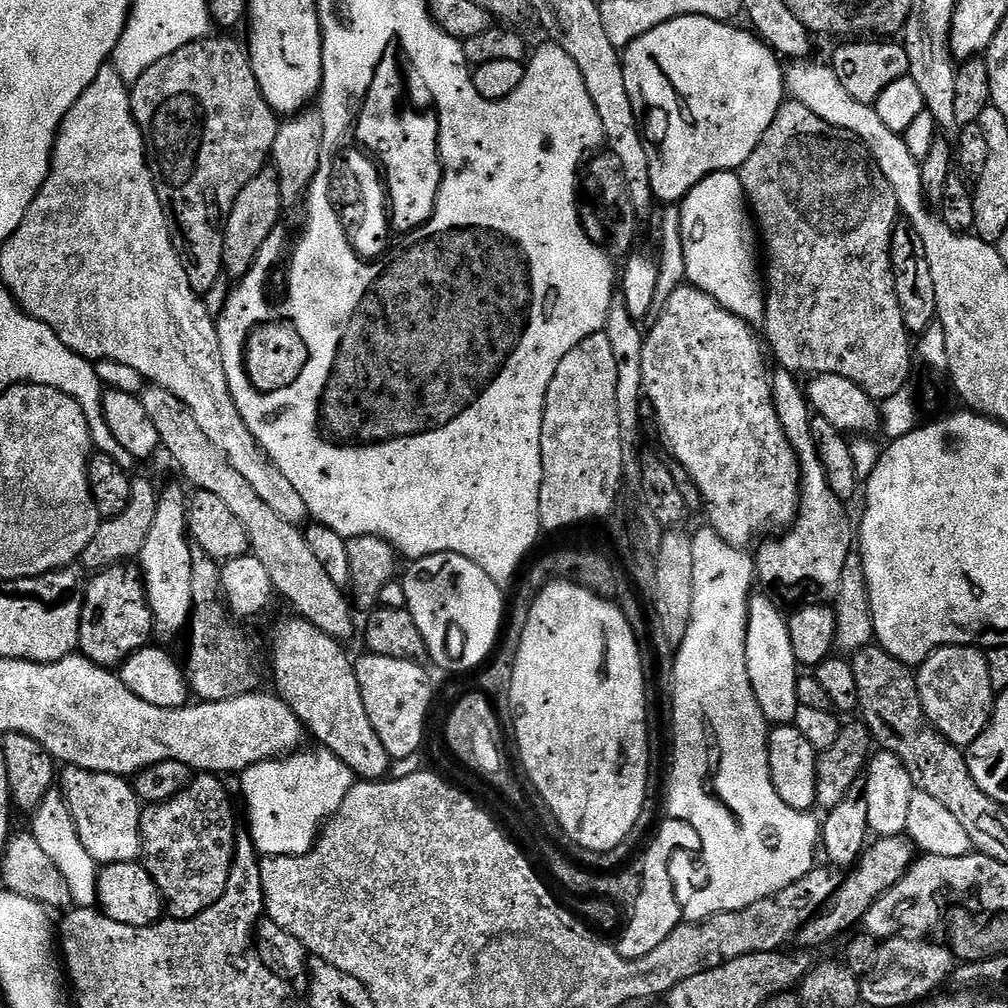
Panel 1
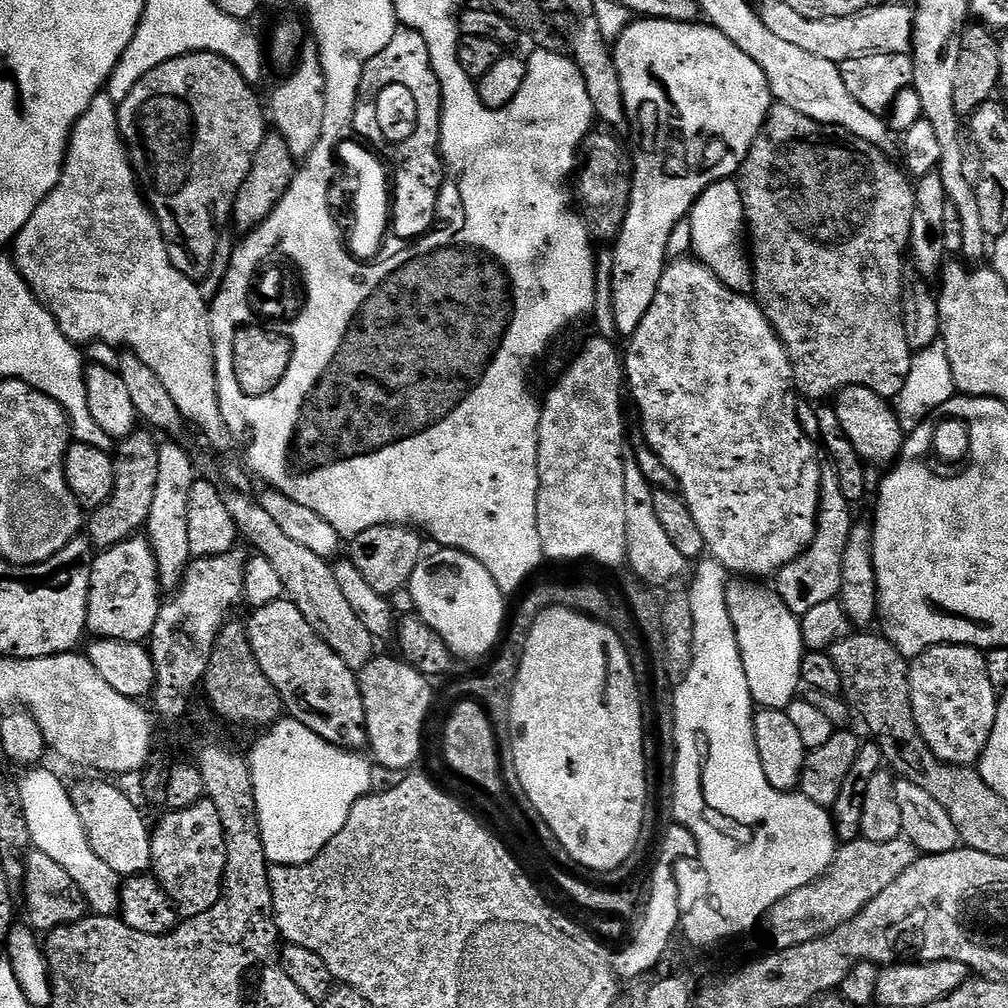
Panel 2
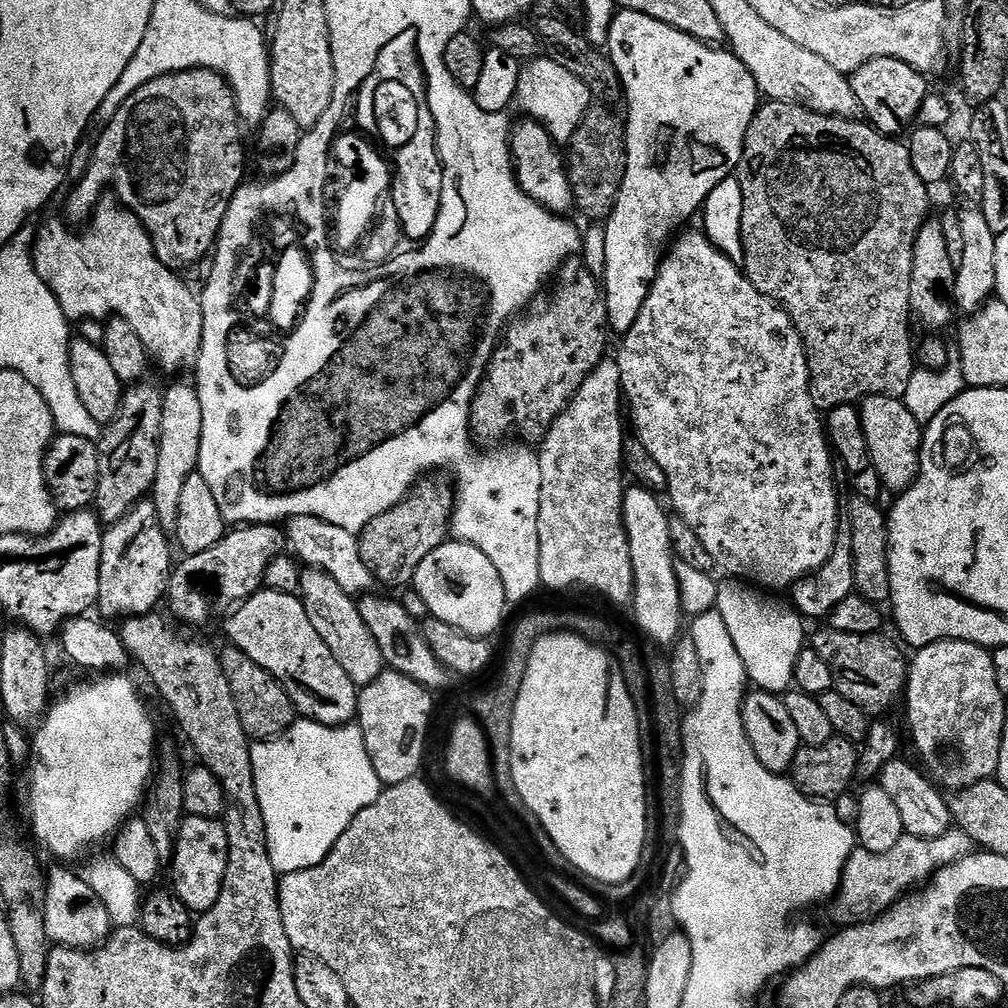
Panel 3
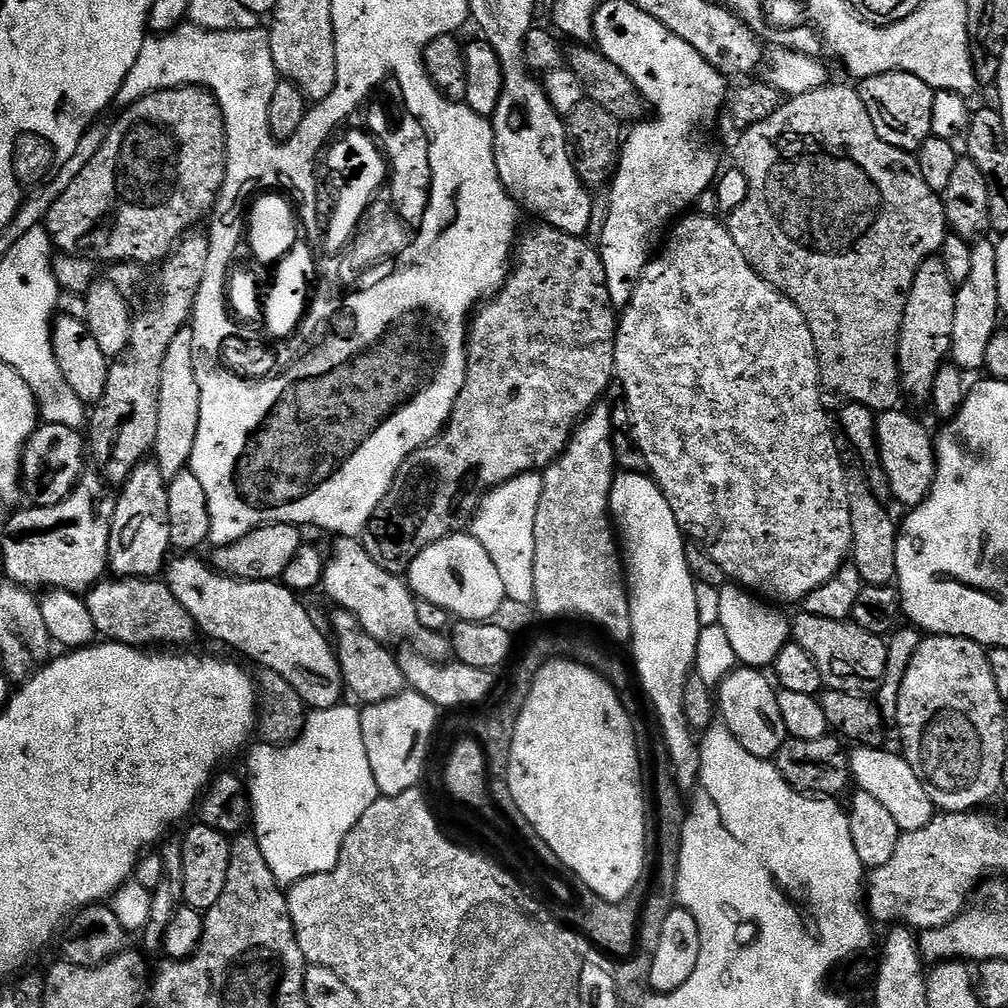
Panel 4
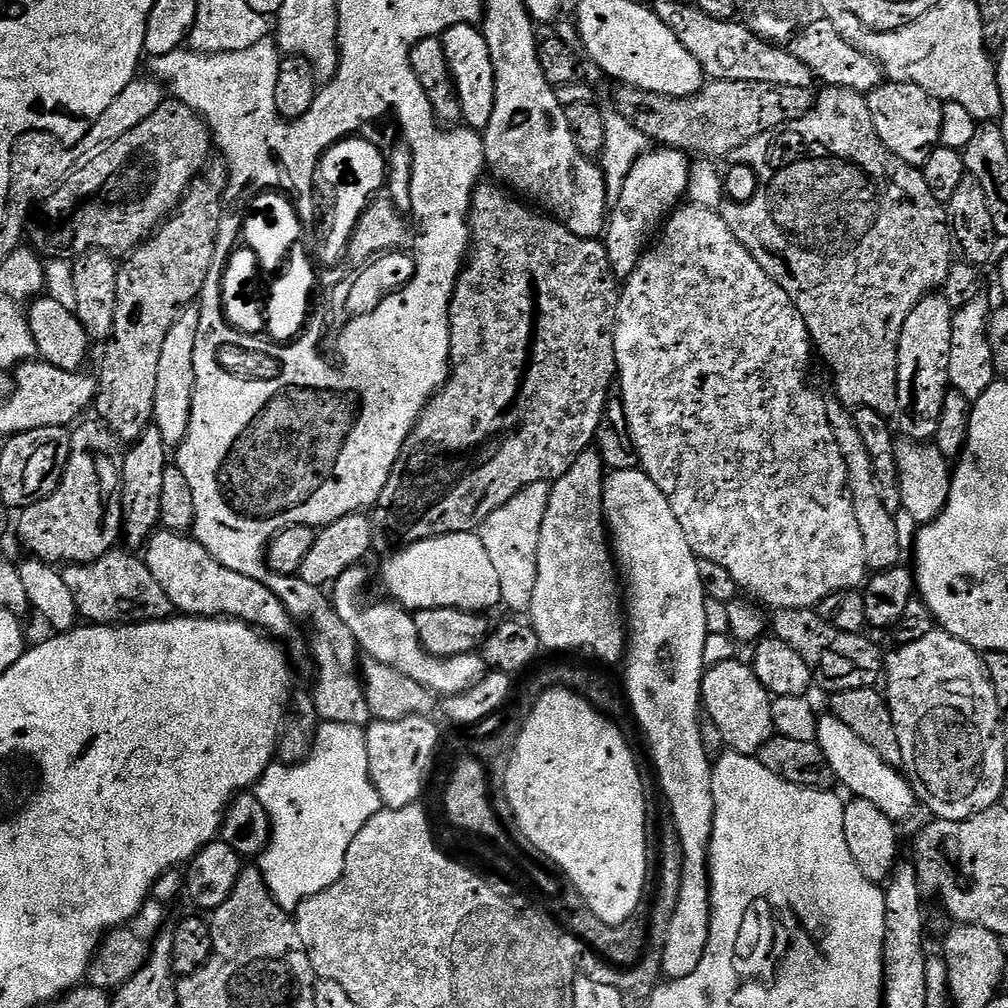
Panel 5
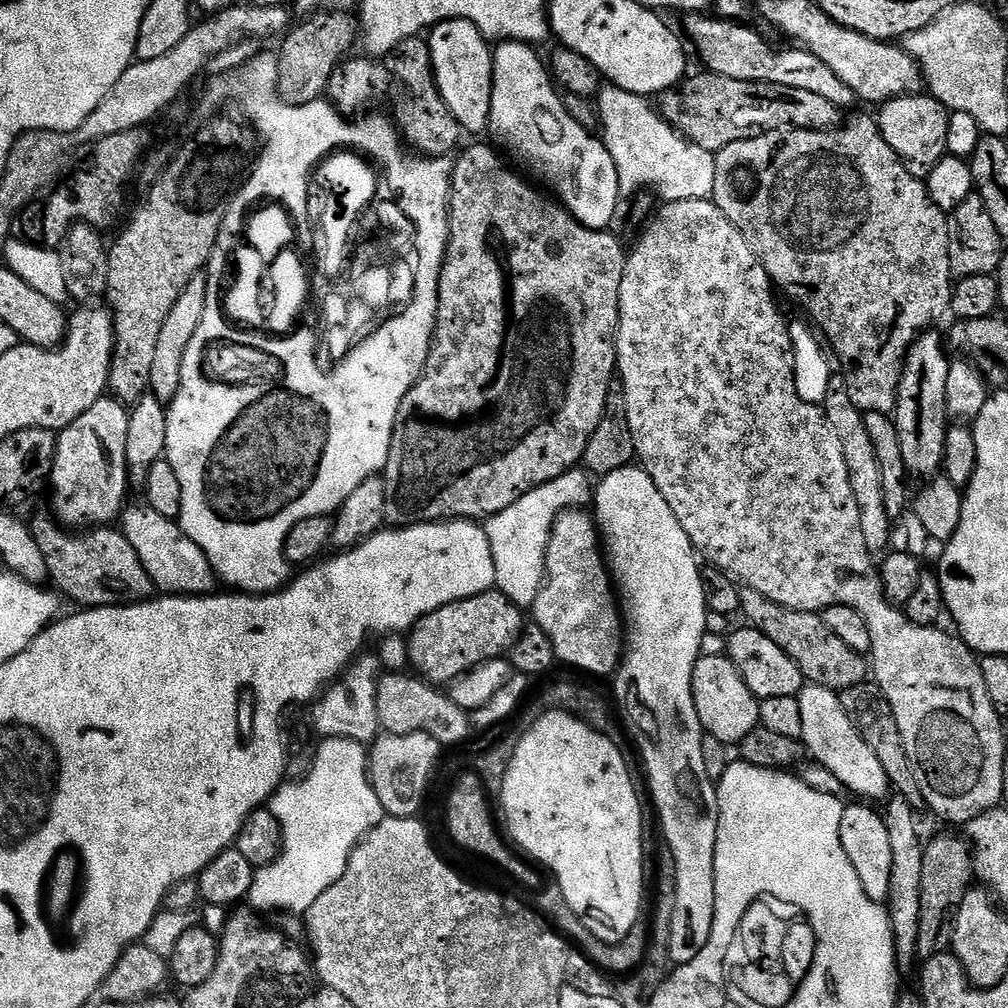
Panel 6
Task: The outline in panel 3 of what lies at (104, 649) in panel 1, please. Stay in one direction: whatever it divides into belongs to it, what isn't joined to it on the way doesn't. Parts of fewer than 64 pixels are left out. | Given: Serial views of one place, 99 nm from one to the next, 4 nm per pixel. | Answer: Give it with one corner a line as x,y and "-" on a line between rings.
151,498
138,501
118,522
107,525
102,538
99,615
127,618
153,611
156,603
165,599
168,580
172,577
171,547
169,533
160,525
156,503

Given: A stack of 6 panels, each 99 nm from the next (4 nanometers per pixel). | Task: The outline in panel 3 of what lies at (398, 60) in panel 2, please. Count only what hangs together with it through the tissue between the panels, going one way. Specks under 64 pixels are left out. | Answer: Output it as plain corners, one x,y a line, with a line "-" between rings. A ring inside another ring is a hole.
419,100
419,102
424,114
424,122
420,122
420,134
414,138
414,142
408,144
408,148
404,152
388,155
388,160
385,160
385,168
390,169
393,176
398,177
396,197
388,196
387,206
392,209
392,220
394,220
394,239
392,241
416,242
418,246
422,246
422,238
426,236
426,230
432,224
432,218
441,216
442,213
442,208
438,210
438,198
445,192
443,183
445,156
440,152
439,131
432,100
-
428,112
432,112
432,120
428,120

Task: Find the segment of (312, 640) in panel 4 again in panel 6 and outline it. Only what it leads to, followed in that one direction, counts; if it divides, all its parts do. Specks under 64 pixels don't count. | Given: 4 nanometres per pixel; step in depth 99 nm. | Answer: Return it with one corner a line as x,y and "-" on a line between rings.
139,503
133,508
132,505
125,507
122,513
122,531
130,546
134,546
134,554
138,554
146,574
150,574
153,589
170,596
202,596
215,593
218,577
198,542
191,540
176,520
162,518
158,510
149,508
147,503

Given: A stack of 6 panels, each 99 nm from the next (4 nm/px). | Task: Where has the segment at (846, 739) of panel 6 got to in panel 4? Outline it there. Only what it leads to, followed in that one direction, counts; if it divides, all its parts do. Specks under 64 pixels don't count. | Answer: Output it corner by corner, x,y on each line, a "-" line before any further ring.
856,746
851,749
850,763
852,766
852,780
859,791
866,794
874,794
886,810
894,817
894,822
898,822
901,832
910,830
922,830
932,821
934,815
934,796
926,790
926,786
920,781
918,775
910,766
910,762
905,760
903,755
896,756
889,750
878,748
865,748

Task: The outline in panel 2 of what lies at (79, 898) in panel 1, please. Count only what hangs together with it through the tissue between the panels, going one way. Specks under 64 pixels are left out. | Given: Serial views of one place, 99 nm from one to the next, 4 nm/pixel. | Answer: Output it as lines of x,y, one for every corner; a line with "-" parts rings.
43,765
23,769
17,777
20,798
31,845
62,866
87,898
89,909
99,916
112,916
119,911
121,877
94,853
77,812
75,797
63,780

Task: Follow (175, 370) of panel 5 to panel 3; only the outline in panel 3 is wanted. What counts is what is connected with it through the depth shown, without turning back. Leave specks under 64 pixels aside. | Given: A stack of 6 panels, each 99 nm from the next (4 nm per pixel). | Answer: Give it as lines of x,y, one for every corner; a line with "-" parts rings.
191,383
176,384
173,388
164,388
164,409
162,410
162,422
160,423
160,449
158,450
158,474
152,483
150,498
156,503
156,513
160,519
160,525
166,530
175,525
178,518
178,494
182,494
182,486
186,484
186,478
190,473
197,471
200,462
200,435
202,434
202,406

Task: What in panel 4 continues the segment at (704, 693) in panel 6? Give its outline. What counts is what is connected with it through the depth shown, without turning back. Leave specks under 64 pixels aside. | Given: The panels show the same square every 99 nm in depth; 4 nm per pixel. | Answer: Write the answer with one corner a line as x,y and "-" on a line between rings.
747,666
733,668
732,673
718,685
718,716
723,727
728,728
730,734
738,738
738,742
742,742
742,746
748,753
760,760
771,761
790,737
786,730
786,722
782,722
782,710
778,710
777,689
773,681
769,677
768,681
764,675
765,673
759,668

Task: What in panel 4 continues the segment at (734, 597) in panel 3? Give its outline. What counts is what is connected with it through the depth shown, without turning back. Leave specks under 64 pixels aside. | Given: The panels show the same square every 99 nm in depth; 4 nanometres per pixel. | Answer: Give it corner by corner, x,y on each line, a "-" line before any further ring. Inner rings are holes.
725,583
719,589
718,603
720,606
720,622
718,627
730,638
730,646
734,646
734,654
741,665
761,670
775,665
778,654
790,643
792,626
789,617
784,617
776,607
753,593
737,586
-
764,603
764,604
763,604
-
769,604
769,605
768,605

